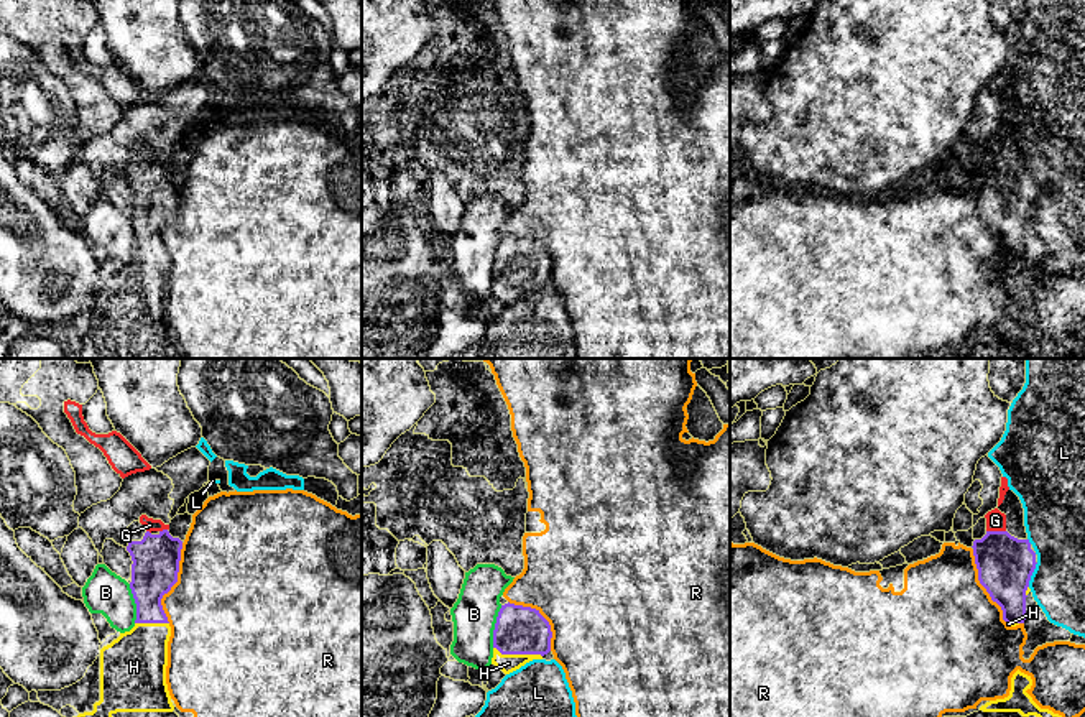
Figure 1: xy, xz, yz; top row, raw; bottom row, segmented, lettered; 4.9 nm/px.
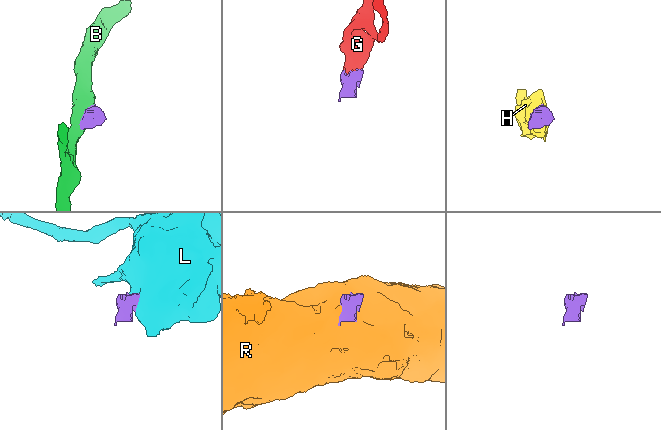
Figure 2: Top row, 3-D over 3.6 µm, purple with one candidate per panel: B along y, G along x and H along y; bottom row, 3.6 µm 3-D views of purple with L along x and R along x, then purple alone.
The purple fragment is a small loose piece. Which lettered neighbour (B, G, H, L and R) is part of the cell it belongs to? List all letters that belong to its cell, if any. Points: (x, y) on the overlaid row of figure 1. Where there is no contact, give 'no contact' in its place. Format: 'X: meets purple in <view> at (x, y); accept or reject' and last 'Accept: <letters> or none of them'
B: meets purple in xz at (495, 627); reject
G: meets purple in yz at (997, 531); accept
H: meets purple in xz at (518, 653); accept
L: meets purple in yz at (1031, 574); reject
R: meets purple in xy at (176, 581); reject
Accept: G, H

